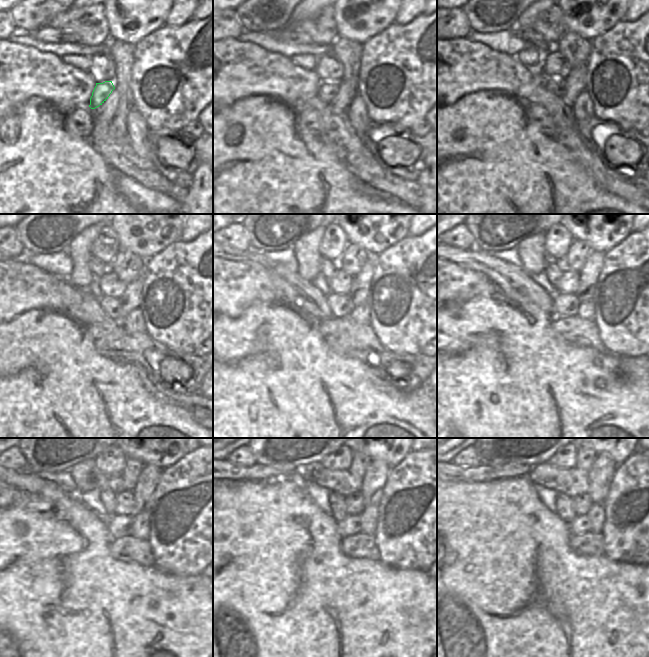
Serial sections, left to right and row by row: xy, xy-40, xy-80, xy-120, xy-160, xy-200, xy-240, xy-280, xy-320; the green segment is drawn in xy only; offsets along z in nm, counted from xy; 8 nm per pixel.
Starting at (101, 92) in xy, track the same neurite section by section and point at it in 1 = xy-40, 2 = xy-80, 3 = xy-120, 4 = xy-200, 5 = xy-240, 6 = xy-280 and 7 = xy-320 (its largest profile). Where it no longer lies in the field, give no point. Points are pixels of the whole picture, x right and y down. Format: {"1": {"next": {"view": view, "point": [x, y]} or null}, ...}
{"1": {"next": {"view": "xy-40", "point": [327, 90]}}, "2": {"next": {"view": "xy-80", "point": [556, 85]}}, "3": {"next": {"view": "xy-120", "point": [111, 306]}}, "4": {"next": {"view": "xy-200", "point": [563, 304]}}, "5": {"next": {"view": "xy-240", "point": [119, 526]}}, "6": {"next": {"view": "xy-280", "point": [352, 525]}}, "7": {"next": {"view": "xy-320", "point": [580, 524]}}}

